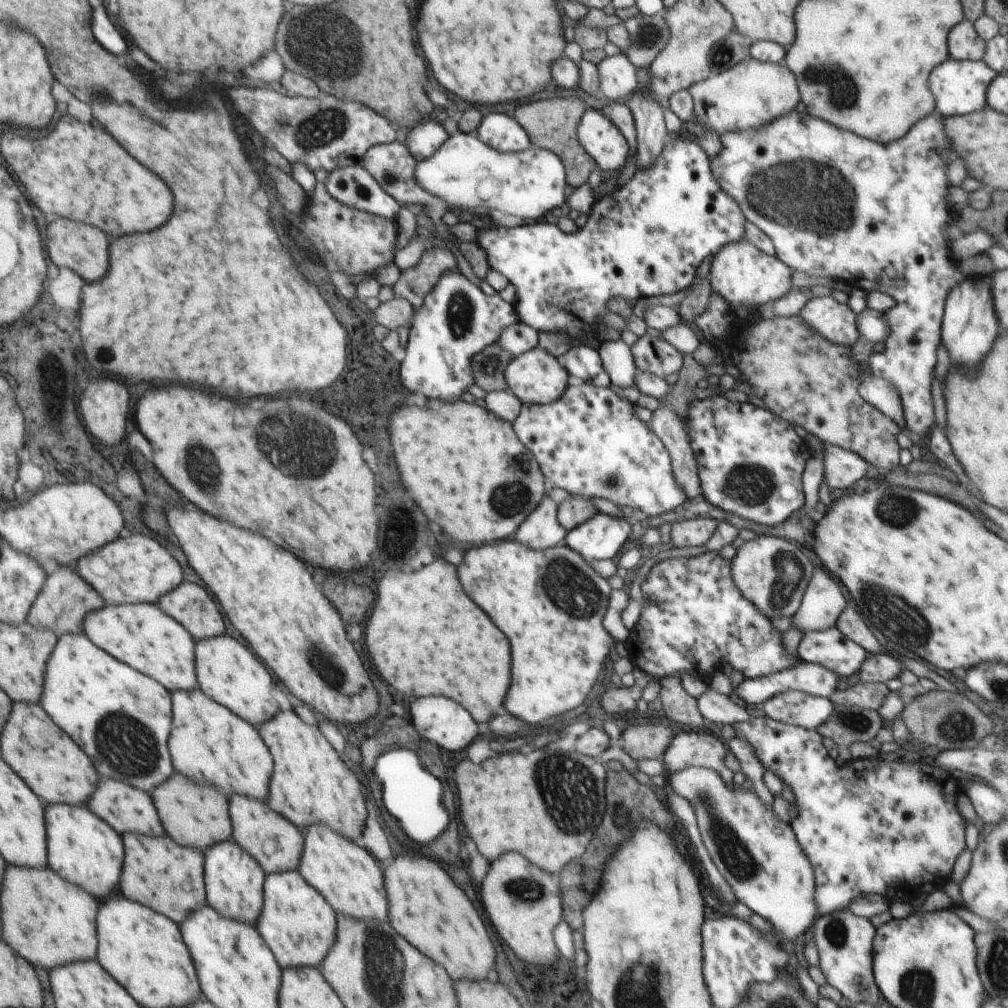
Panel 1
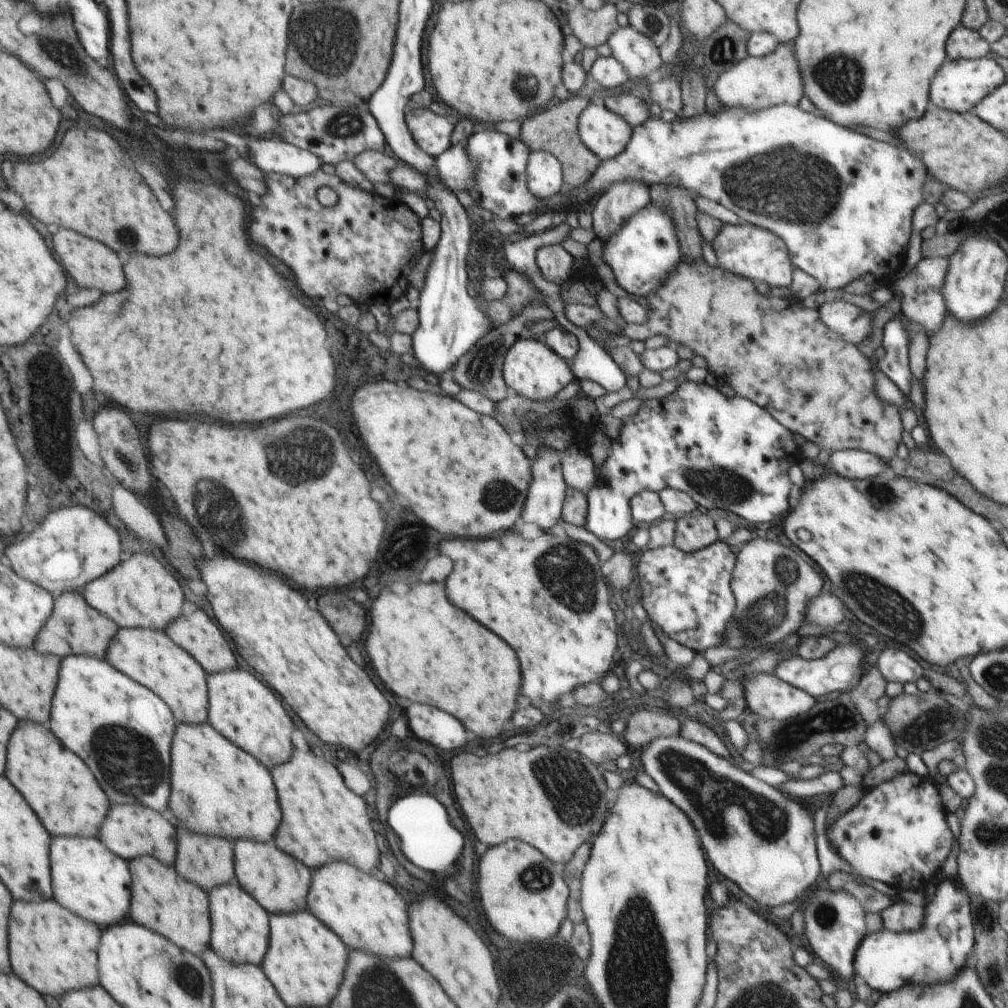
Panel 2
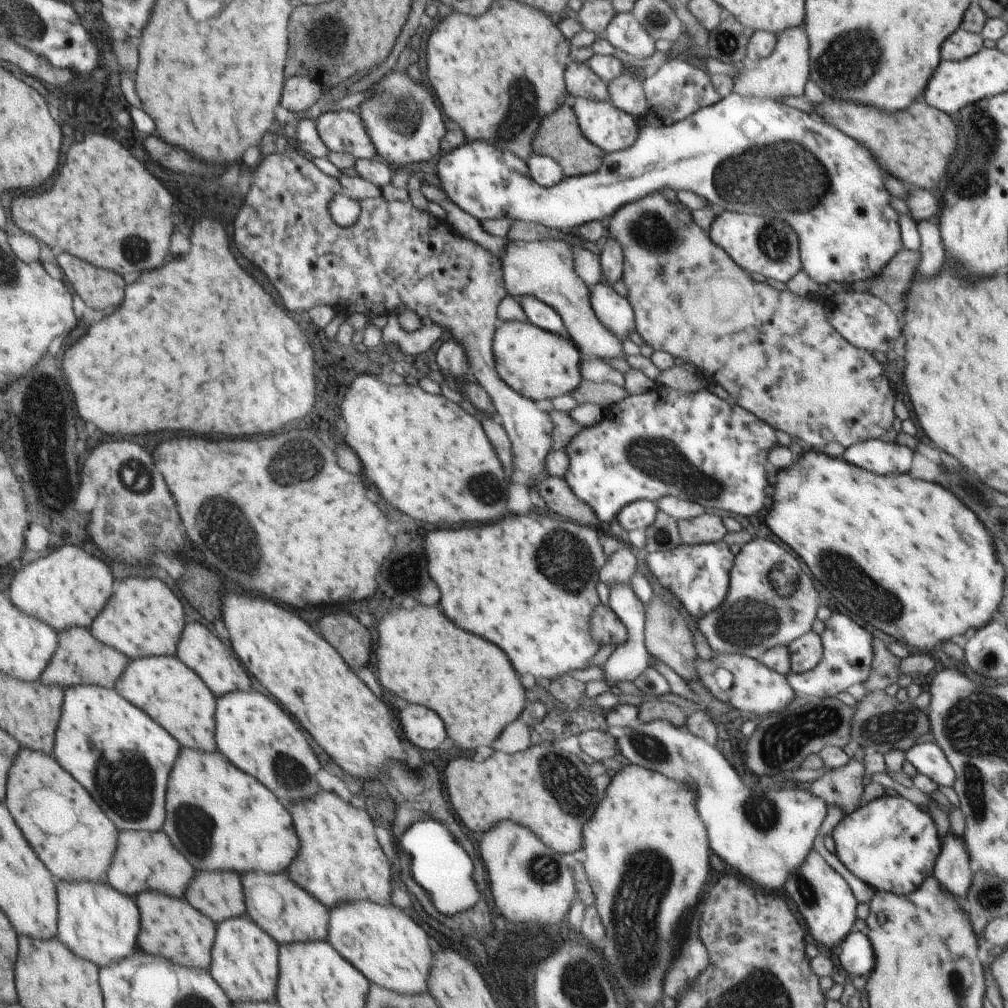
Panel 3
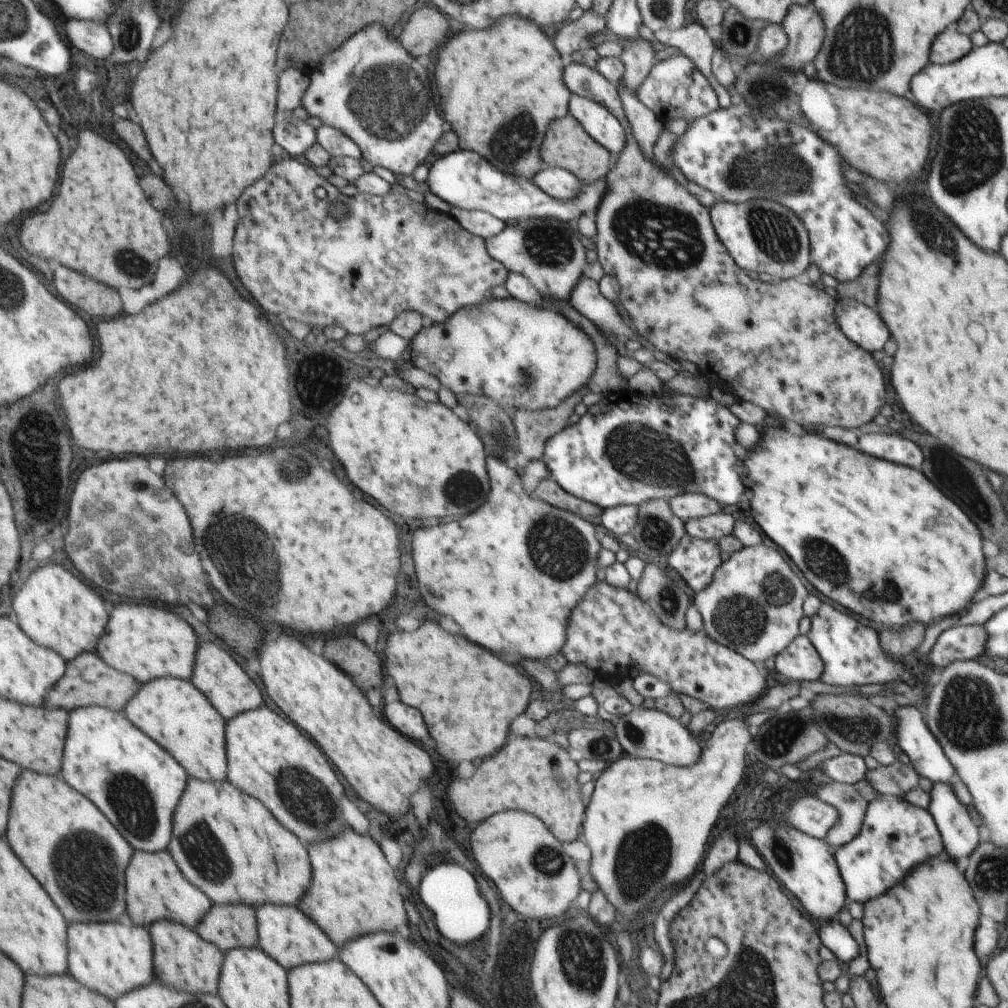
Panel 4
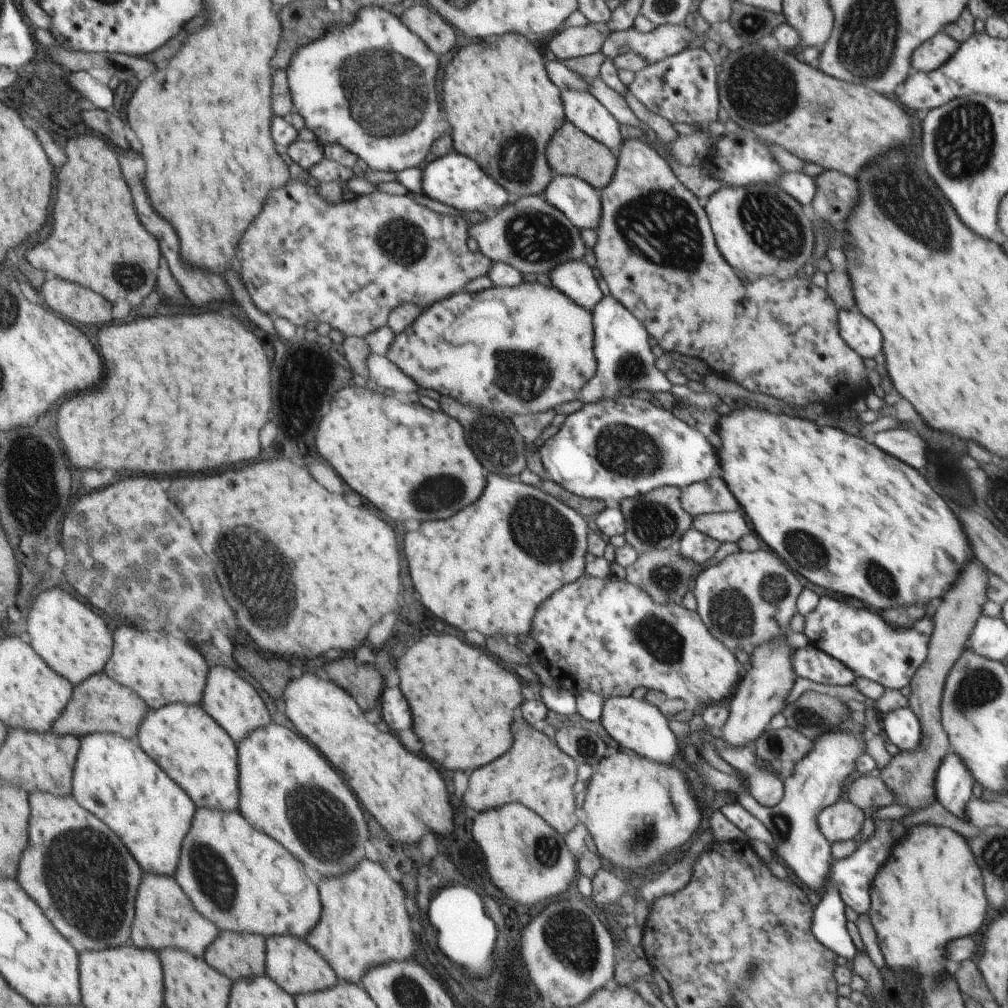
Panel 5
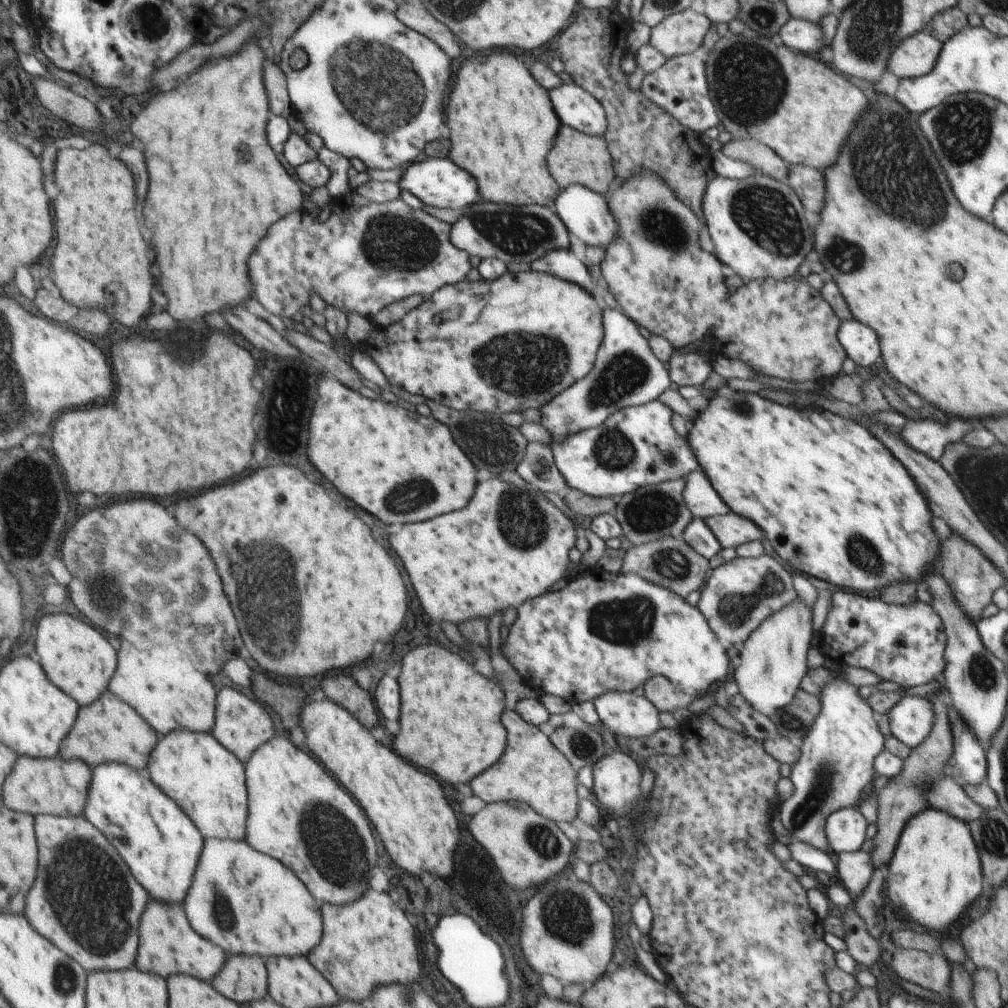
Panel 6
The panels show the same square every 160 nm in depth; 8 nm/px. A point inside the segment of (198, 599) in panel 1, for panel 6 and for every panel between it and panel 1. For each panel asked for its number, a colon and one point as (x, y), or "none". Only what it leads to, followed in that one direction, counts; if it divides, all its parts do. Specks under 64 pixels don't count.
2: (197, 634)
3: (198, 648)
4: (217, 675)
5: (231, 701)
6: (242, 726)

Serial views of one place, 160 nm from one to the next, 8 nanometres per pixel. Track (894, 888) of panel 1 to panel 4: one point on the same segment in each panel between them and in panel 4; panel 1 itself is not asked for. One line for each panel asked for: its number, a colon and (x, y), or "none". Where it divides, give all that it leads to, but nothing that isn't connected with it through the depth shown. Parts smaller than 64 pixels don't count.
2: (897, 833)
3: (890, 843)
4: (895, 835)

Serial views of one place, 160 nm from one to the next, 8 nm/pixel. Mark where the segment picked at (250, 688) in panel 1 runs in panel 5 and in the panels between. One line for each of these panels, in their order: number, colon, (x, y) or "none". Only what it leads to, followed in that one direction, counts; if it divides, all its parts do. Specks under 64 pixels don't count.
2: (242, 709)
3: (253, 733)
4: (261, 747)
5: (324, 828)

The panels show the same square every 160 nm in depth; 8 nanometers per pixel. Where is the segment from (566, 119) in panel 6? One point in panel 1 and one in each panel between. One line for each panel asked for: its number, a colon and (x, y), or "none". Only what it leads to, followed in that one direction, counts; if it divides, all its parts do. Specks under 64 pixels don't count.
1: (602, 140)
2: (604, 132)
3: (609, 128)
4: (597, 121)
5: (582, 109)

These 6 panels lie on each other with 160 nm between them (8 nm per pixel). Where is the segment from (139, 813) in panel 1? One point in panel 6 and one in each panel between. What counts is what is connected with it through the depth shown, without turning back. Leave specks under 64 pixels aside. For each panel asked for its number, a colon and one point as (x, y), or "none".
2: (131, 830)
3: (144, 861)
4: (157, 891)
5: (164, 918)
6: (168, 946)

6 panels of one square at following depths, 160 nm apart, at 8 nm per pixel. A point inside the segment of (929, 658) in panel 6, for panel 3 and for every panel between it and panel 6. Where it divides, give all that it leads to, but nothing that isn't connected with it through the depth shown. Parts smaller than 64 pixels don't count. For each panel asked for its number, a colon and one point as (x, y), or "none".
3: (848, 654)
4: (851, 652)
5: (892, 657)

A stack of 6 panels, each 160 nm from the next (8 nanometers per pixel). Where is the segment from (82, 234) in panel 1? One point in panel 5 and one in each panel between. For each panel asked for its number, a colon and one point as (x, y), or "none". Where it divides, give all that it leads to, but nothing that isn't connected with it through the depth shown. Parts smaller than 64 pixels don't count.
2: (92, 265)
3: (97, 288)
4: (82, 293)
5: (73, 303)

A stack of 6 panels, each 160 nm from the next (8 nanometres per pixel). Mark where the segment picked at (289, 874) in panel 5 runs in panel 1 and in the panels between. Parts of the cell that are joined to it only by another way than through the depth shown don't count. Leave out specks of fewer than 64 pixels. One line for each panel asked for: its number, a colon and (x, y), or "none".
1: (209, 744)
2: (218, 790)
3: (209, 800)
4: (216, 827)

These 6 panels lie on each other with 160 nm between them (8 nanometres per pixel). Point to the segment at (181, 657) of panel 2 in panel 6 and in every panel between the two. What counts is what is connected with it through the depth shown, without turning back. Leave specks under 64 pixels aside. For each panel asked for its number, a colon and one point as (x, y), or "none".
3: (174, 695)
4: (174, 712)
5: (200, 756)
6: (209, 783)

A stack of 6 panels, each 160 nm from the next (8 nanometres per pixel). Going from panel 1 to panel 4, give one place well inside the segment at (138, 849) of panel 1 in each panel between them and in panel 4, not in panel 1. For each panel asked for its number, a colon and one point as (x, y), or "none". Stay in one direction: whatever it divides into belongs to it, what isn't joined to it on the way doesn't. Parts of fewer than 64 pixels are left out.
2: (179, 911)
3: (174, 930)
4: (184, 961)

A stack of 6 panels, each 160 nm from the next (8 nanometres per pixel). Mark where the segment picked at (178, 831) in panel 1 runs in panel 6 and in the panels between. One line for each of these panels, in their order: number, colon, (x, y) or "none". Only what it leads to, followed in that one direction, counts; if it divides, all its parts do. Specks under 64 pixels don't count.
2: (207, 862)
3: (218, 899)
4: (226, 927)
5: (236, 956)
6: (243, 979)

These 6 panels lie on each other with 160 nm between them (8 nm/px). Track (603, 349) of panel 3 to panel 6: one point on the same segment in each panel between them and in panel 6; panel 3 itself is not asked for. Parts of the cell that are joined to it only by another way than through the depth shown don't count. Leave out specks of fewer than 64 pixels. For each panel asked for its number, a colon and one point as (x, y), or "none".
4: (547, 251)
5: (528, 233)
6: (485, 229)

